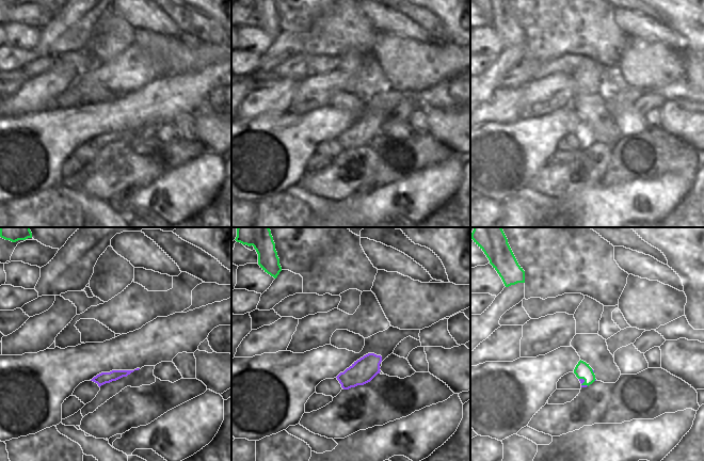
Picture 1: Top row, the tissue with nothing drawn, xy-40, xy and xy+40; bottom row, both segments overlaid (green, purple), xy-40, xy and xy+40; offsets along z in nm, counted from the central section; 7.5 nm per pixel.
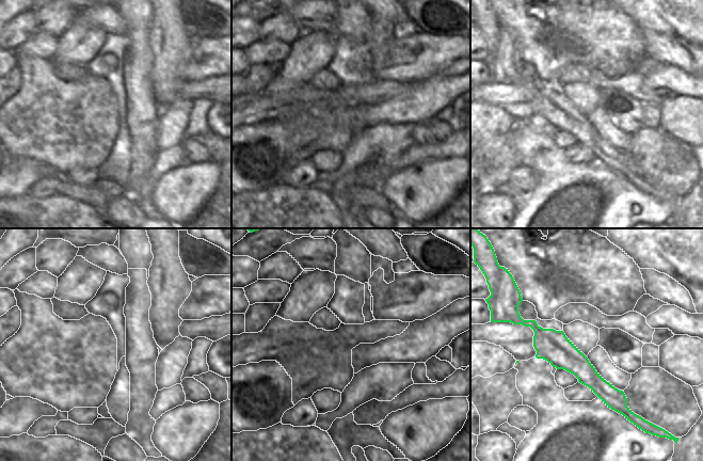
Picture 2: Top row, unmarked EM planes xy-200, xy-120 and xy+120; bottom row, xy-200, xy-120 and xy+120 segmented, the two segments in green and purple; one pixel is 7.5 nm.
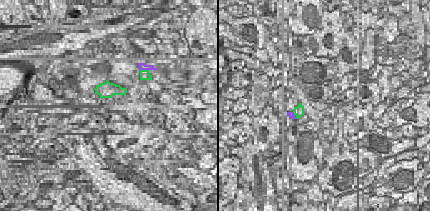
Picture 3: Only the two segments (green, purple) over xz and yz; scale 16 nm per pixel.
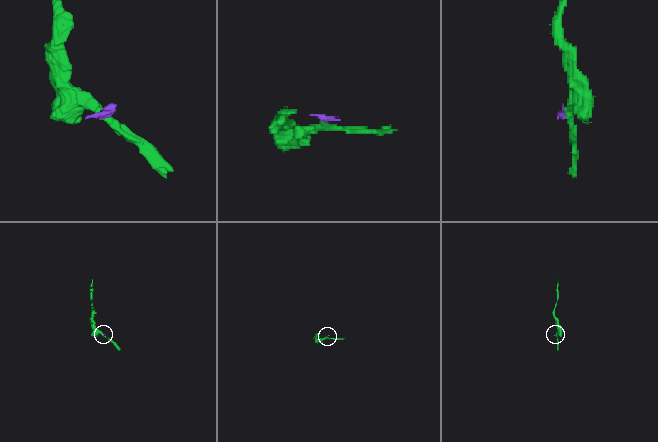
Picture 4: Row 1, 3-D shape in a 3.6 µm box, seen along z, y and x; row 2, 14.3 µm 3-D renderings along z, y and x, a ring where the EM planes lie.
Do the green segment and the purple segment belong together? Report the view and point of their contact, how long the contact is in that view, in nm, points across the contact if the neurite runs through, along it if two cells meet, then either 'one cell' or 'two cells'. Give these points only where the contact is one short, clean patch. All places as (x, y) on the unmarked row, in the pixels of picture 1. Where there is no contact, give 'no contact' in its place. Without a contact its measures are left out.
contact xy+40 (584, 143); length 90 nm; border xy+40 (579, 139), (584, 141), (584, 145), (588, 146); two cells

